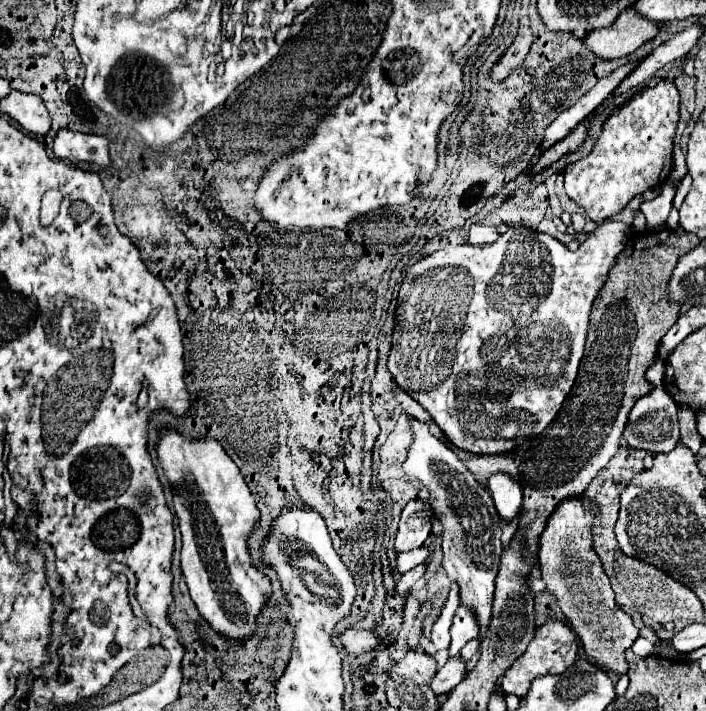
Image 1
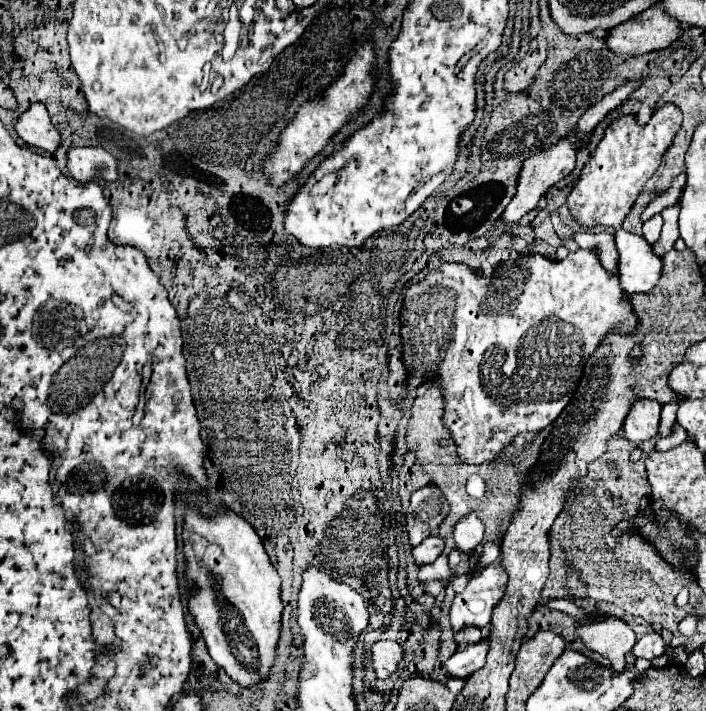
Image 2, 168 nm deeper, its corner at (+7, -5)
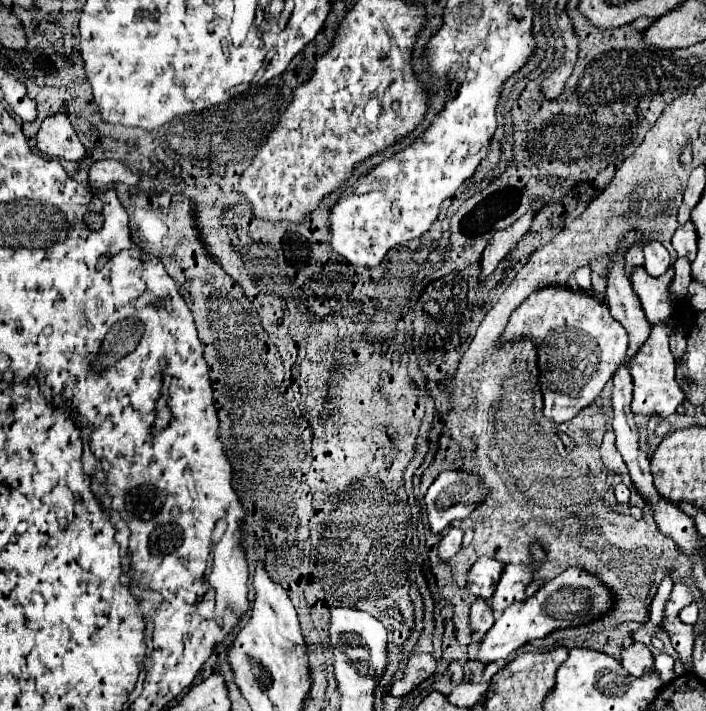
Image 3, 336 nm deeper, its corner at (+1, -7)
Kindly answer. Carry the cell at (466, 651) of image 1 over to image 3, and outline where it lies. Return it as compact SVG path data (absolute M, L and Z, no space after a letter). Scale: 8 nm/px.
M477 598L473 604L471 604L471 628L475 634L483 636L495 622L495 616L493 616L493 610L491 610L491 604L483 598Z

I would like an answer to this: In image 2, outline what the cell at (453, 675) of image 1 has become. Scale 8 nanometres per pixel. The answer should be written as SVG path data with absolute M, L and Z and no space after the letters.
M481 640L479 644L471 644L467 648L459 648L447 662L447 676L451 678L469 678L473 672L483 668L487 656L487 640Z

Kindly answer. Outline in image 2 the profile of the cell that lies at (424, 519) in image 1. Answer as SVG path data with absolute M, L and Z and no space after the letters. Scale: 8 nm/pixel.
M431 484L419 488L411 496L411 504L407 510L407 534L411 546L421 544L439 528L445 514L449 512L447 506L449 504L443 498L441 490Z

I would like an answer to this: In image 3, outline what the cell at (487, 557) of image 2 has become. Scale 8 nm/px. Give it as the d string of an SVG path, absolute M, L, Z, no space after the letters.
M479 558L471 572L469 572L469 580L467 580L467 590L473 594L473 596L481 596L485 600L493 598L493 592L495 592L495 586L501 578L505 570L505 562L499 562L499 560L491 560L491 558Z

